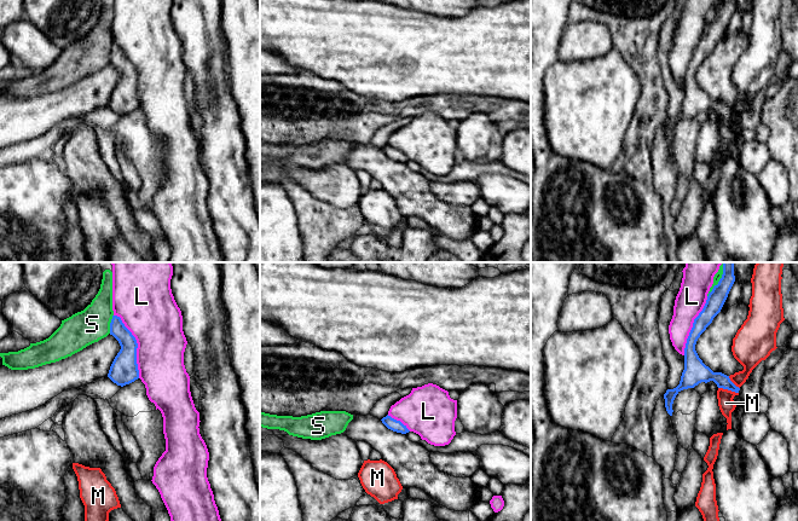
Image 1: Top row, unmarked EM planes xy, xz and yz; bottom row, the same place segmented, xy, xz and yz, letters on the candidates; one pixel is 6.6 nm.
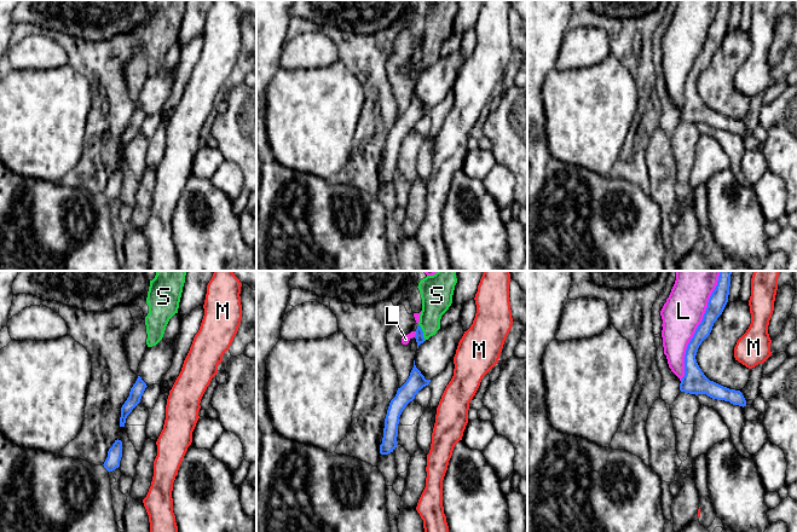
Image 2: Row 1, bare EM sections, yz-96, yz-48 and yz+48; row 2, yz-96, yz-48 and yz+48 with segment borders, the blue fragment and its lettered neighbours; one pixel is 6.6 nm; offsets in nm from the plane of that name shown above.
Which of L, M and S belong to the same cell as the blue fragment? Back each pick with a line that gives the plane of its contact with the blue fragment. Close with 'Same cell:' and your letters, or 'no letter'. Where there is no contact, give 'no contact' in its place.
Same cell: no letter

